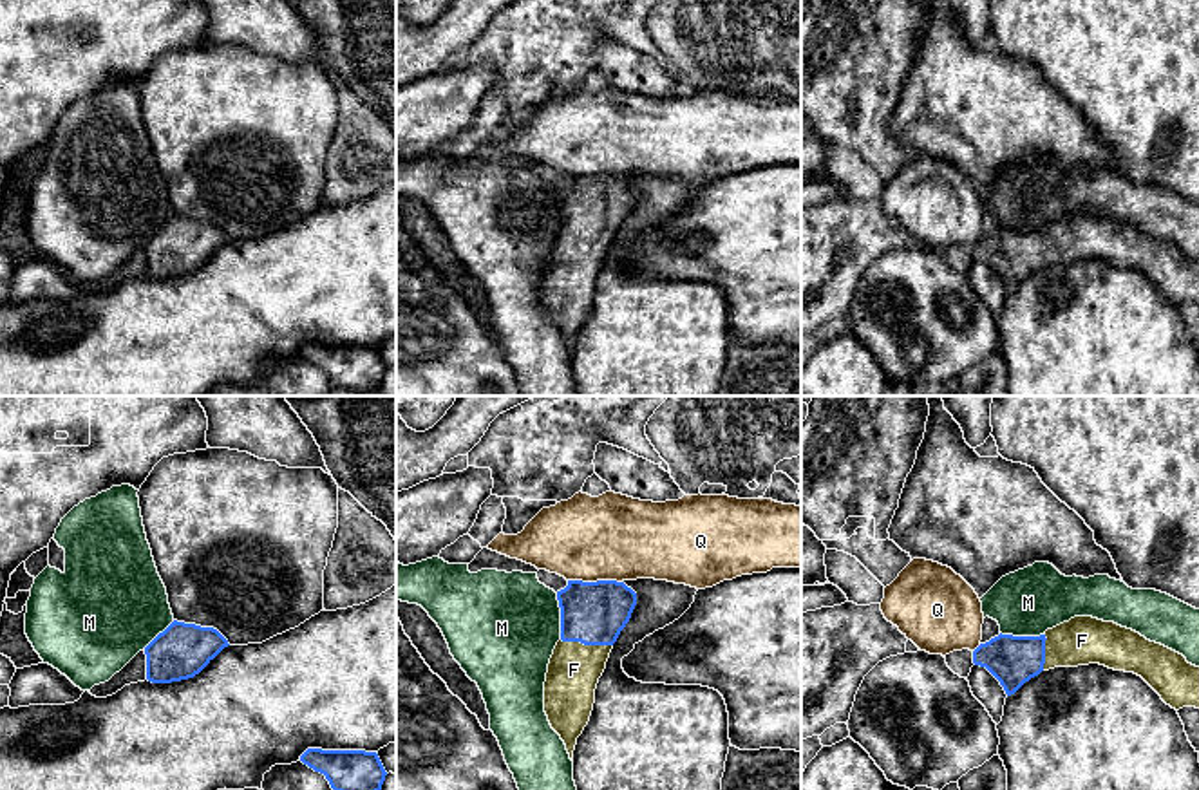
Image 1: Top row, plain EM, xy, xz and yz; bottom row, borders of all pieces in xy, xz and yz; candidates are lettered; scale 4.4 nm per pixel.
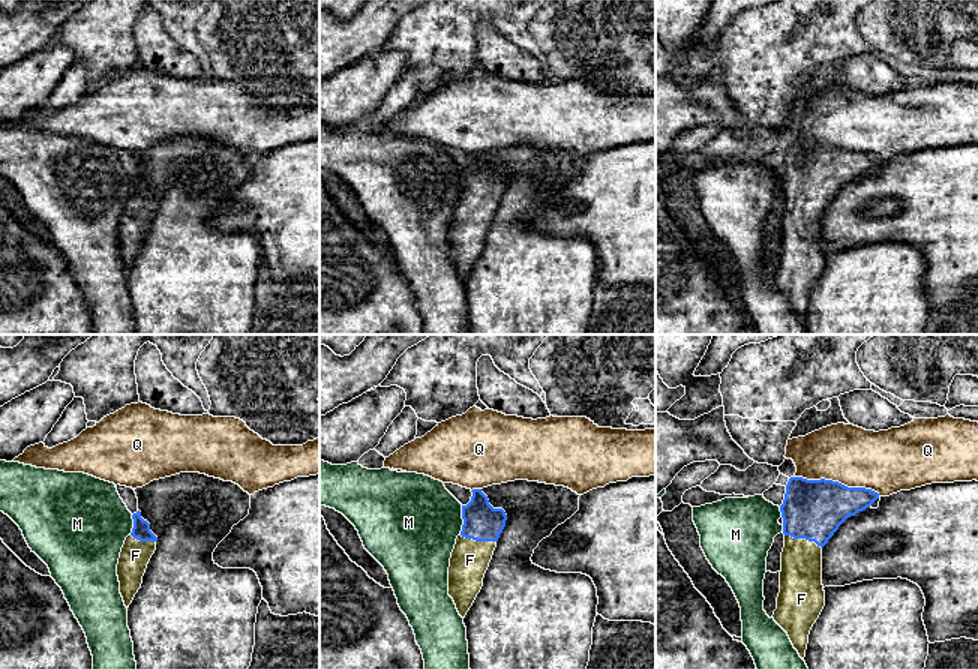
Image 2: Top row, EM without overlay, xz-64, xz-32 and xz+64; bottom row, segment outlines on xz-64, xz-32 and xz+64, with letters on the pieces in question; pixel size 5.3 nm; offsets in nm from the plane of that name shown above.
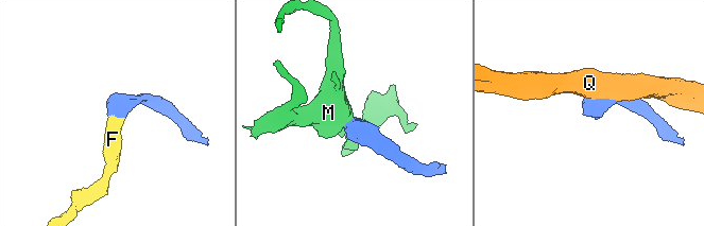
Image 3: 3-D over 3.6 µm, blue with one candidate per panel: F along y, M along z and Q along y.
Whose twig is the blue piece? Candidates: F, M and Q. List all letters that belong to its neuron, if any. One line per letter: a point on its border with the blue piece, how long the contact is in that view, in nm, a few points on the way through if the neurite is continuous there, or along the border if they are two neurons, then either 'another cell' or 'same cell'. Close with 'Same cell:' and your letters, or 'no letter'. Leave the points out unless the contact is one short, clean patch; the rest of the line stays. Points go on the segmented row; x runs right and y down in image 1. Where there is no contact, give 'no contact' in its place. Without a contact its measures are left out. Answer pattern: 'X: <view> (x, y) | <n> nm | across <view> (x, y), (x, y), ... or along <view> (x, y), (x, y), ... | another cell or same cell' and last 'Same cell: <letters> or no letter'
F: xz (586, 644) | 240 nm | across xz (594, 613), (586, 644), (574, 669) | same cell
M: xz (561, 617) | 200 nm | along xz (556, 593), (561, 639) | another cell
Q: xz (597, 581) | 240 nm | another cell
Same cell: F

